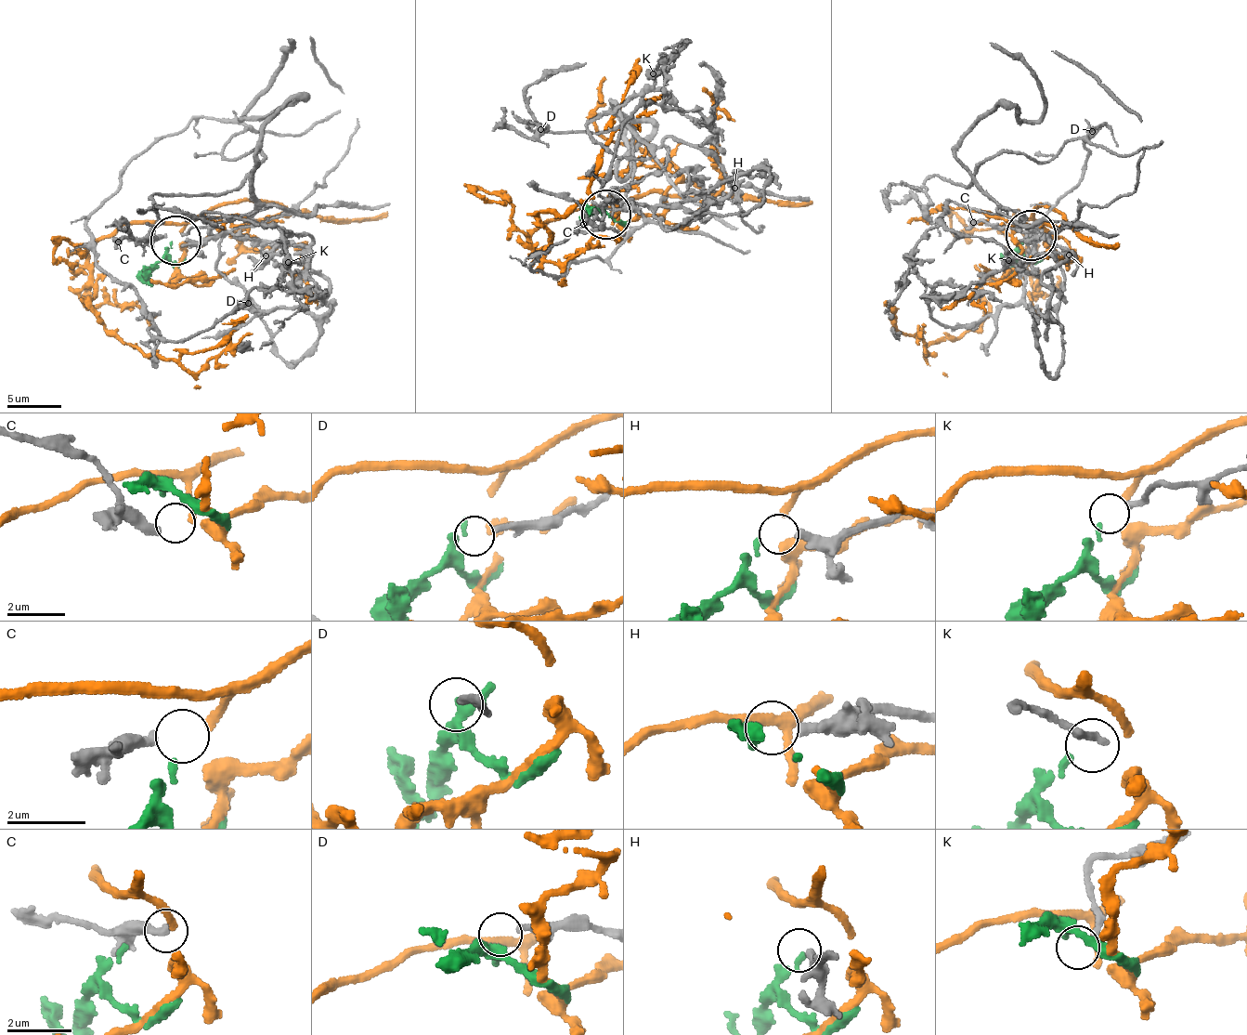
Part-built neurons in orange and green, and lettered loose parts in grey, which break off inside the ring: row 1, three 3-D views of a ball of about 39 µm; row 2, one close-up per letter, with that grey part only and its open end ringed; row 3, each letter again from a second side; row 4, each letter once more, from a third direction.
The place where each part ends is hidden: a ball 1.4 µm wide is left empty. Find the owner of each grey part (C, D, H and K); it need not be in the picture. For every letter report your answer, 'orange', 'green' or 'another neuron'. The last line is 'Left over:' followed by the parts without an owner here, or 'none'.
C: orange
D: another neuron
H: another neuron
K: green
Left over: D, H

